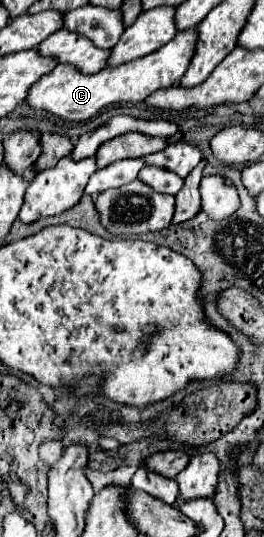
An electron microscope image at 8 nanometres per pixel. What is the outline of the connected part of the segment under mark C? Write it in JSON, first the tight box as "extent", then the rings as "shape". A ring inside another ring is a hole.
{"extent":[26,29,196,123],"shape":[[[188,29],[176,33],[176,37],[170,43],[166,43],[156,53],[150,53],[144,59],[140,57],[136,61],[130,61],[128,65],[118,65],[116,69],[102,69],[100,73],[94,75],[82,75],[74,71],[70,65],[56,65],[54,71],[44,75],[40,81],[36,81],[36,85],[30,87],[26,95],[26,105],[30,109],[48,111],[64,121],[78,123],[94,117],[106,105],[144,101],[154,91],[168,89],[180,83],[180,77],[186,73],[190,59],[194,55],[194,43],[196,31]]]}

